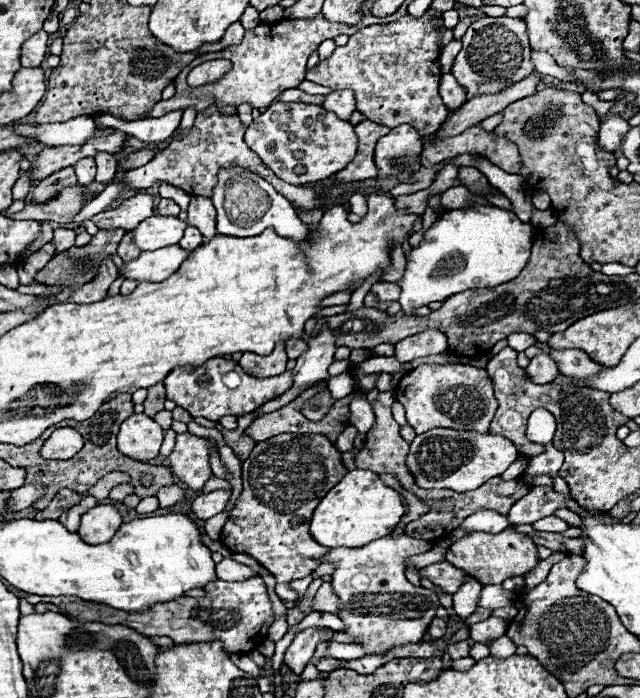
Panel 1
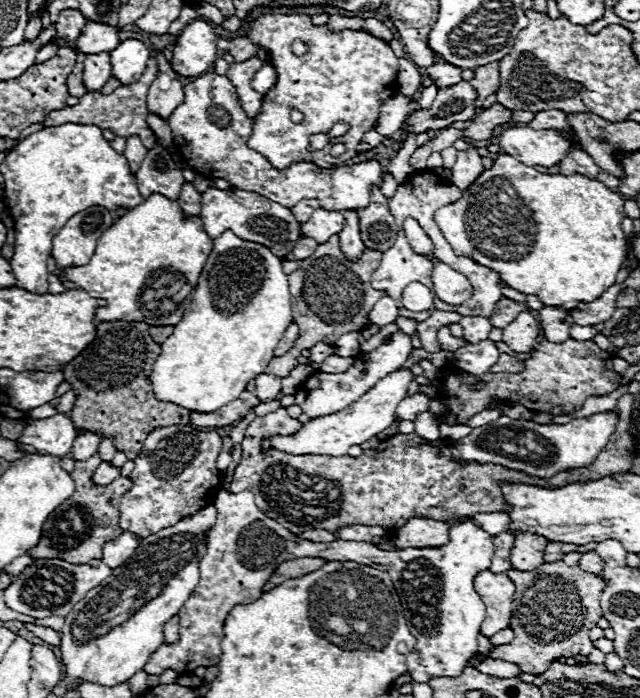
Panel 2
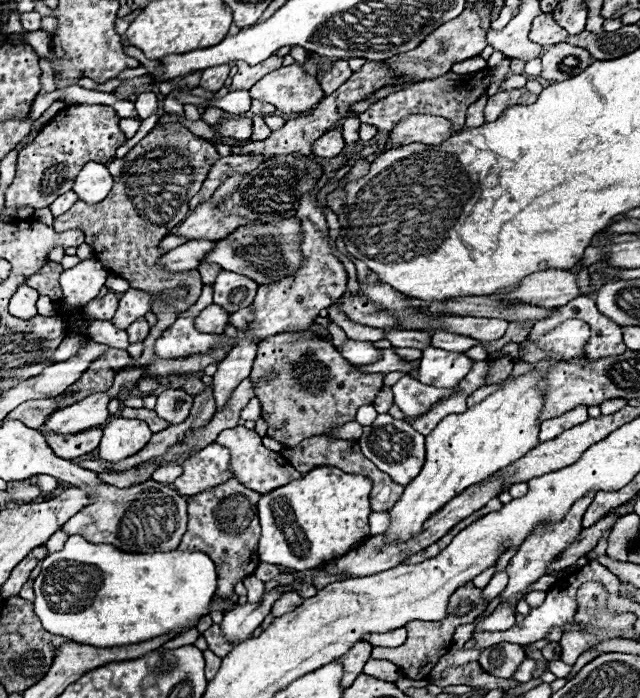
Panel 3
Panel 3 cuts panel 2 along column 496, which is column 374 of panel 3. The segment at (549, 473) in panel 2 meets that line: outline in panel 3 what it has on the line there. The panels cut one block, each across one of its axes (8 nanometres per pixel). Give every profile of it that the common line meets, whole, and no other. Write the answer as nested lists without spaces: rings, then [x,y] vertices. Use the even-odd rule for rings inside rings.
[[[378,414],[376,420],[370,426],[364,426],[362,428],[362,436],[358,438],[358,444],[362,448],[362,454],[368,460],[372,460],[384,474],[388,474],[396,484],[402,484],[402,486],[410,484],[416,478],[416,474],[420,474],[420,470],[424,466],[424,436],[420,432],[416,432],[408,424],[408,420],[396,420],[390,414]]]

